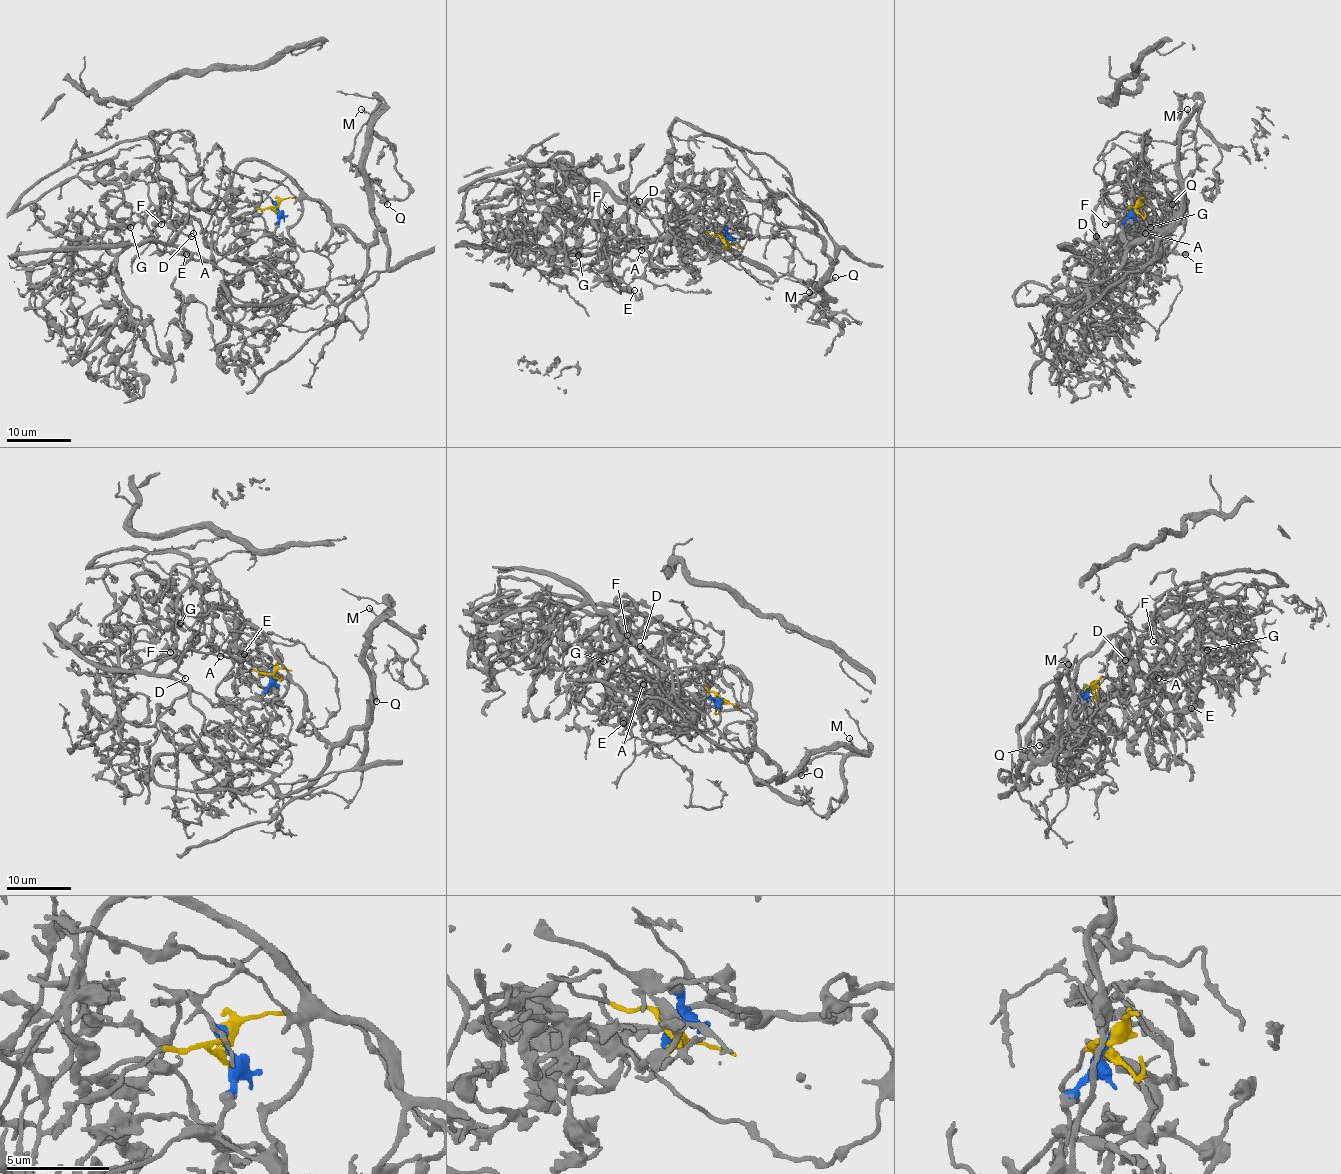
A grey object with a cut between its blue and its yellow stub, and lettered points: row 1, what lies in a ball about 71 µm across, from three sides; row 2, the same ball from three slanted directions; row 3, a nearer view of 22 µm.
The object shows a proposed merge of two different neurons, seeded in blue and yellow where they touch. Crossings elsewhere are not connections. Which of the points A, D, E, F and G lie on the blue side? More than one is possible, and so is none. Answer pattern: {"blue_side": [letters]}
{"blue_side": ["D", "E", "F"]}

